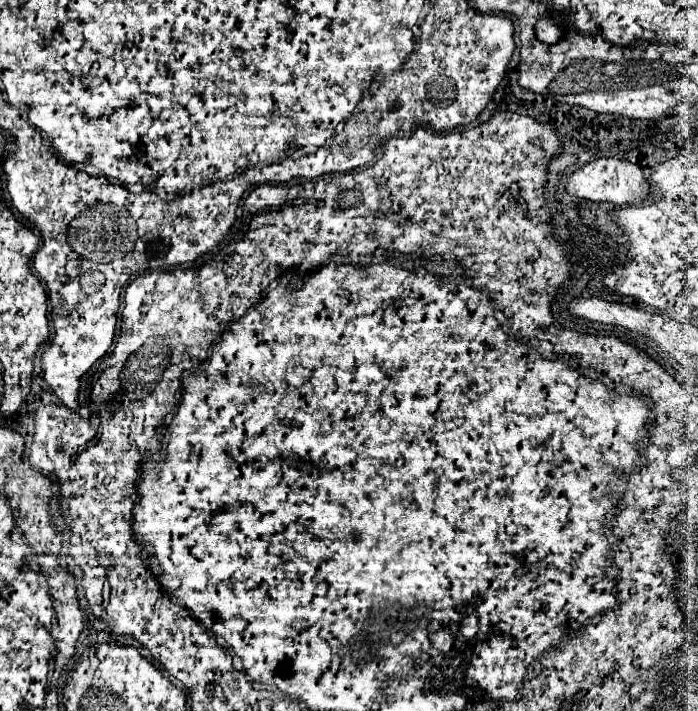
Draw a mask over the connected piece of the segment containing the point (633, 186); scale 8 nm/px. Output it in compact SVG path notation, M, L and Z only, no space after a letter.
M600 158L600 160L594 160L594 162L586 164L582 170L572 174L572 178L568 180L568 188L566 190L570 194L586 198L586 200L610 202L610 204L616 204L616 206L640 204L648 196L652 196L652 186L644 178L642 168L632 164L632 162L628 162L628 160L618 160L618 158Z

